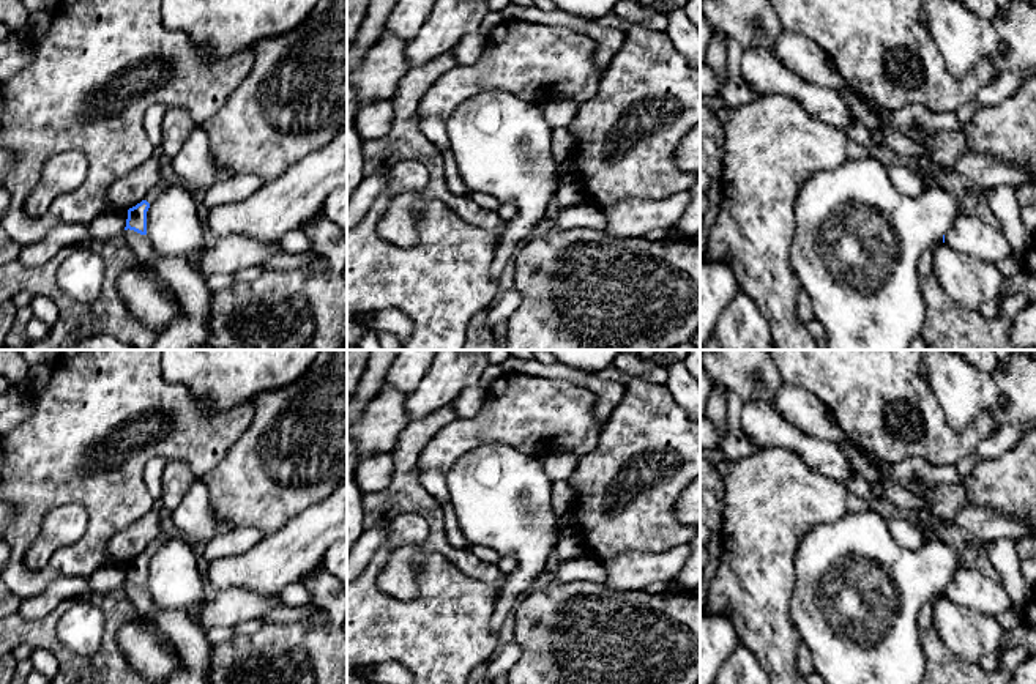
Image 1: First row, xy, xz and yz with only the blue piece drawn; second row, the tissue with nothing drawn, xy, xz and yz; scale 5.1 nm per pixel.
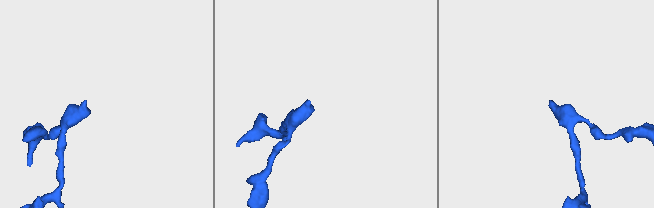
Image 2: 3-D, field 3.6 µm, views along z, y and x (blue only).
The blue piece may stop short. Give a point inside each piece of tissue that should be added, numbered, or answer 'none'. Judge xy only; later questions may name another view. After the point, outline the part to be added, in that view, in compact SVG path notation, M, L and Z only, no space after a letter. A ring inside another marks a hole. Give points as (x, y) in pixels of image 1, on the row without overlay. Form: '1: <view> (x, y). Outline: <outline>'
1: xy (164, 535). Outline: M161 528L159 534L155 537L155 541L148 545L145 553L151 556L155 552L158 552L164 544L170 541L173 536L173 530Z

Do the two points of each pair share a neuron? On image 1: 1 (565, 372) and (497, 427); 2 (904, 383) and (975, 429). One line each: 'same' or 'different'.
1: different
2: same

